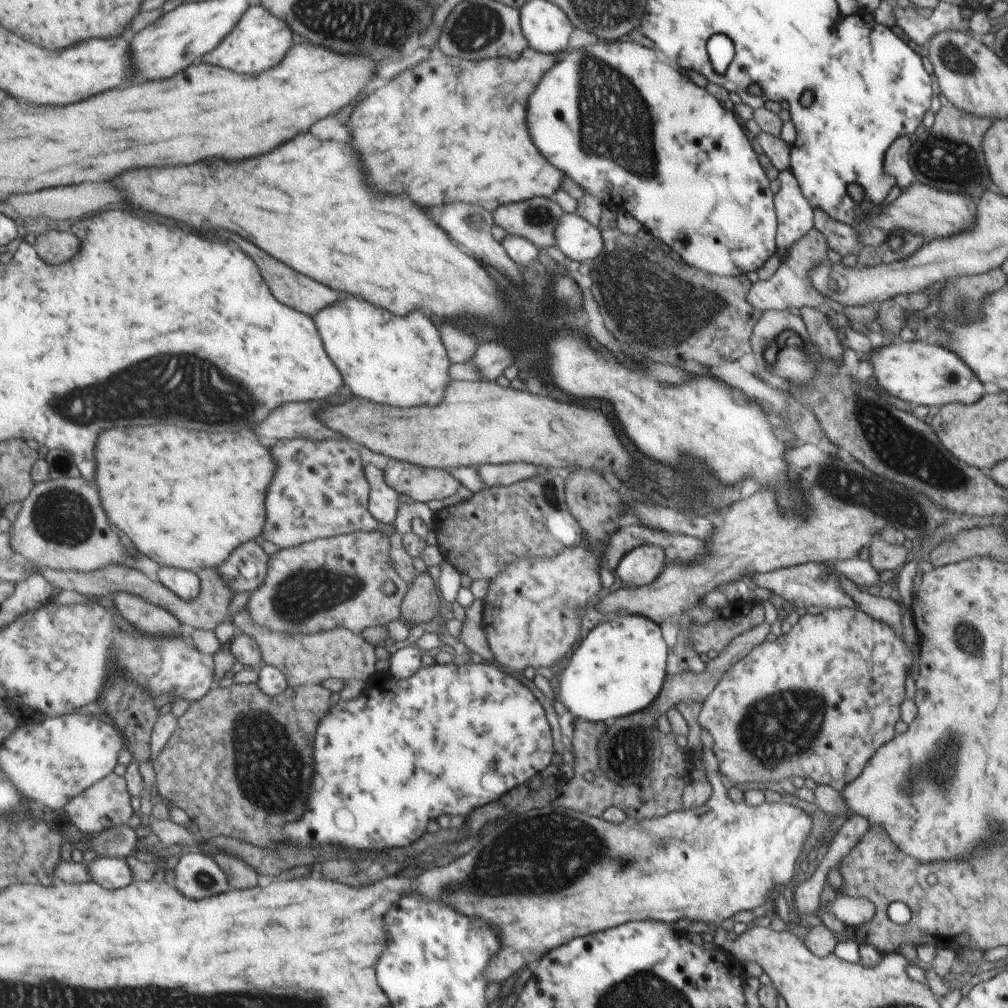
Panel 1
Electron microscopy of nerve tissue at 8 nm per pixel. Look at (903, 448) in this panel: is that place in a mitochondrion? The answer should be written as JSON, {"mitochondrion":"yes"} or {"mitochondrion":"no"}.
{"mitochondrion":"yes"}

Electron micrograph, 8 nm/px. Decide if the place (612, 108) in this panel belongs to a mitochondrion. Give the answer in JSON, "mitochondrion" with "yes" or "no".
{"mitochondrion":"yes"}

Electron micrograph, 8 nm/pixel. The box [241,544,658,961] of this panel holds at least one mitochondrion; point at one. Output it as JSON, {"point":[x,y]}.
{"point":[305,594]}

